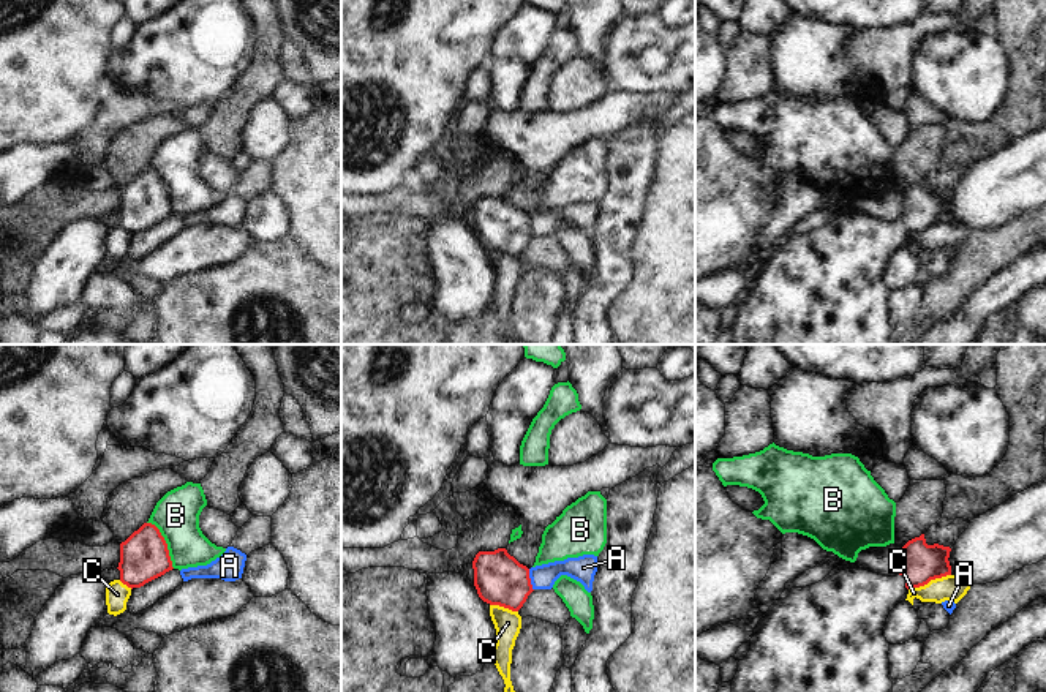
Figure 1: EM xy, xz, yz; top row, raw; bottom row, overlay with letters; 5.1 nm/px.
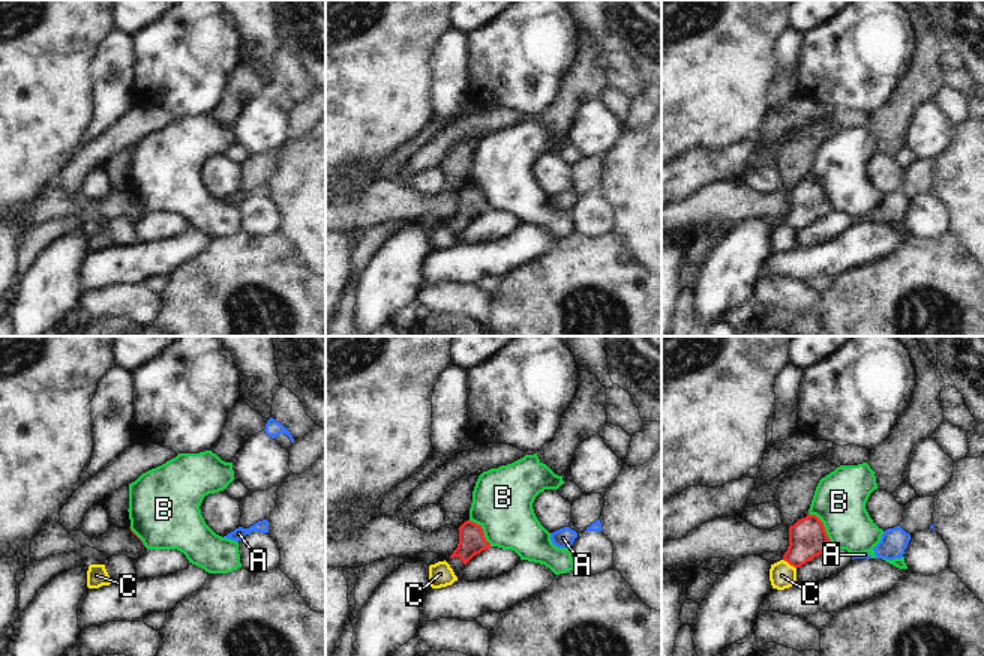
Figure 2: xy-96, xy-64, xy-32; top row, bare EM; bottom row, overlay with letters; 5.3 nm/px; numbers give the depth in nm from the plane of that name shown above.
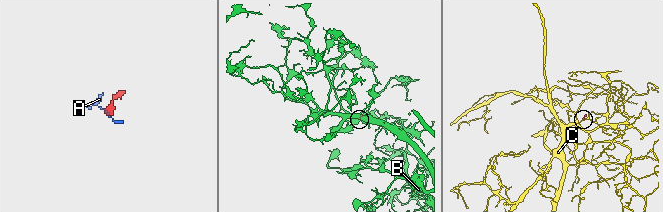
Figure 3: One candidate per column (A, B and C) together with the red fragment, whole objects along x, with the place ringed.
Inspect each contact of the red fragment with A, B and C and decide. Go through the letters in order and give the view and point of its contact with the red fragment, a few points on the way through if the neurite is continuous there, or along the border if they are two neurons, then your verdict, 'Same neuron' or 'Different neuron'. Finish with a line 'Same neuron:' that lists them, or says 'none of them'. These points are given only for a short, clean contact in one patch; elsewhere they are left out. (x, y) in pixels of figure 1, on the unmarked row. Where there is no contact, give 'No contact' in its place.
A: Touches red at xz (530, 226). Boundary: xz (528, 215), (533, 236). Different neuron
B: Touches red at xy (166, 190). Boundary: xy (147, 168), (163, 184), (174, 214). Different neuron
C: Touches red at yz (929, 226). Boundary: yz (950, 220), (931, 225), (909, 236). Different neuron
Same neuron: none of them

